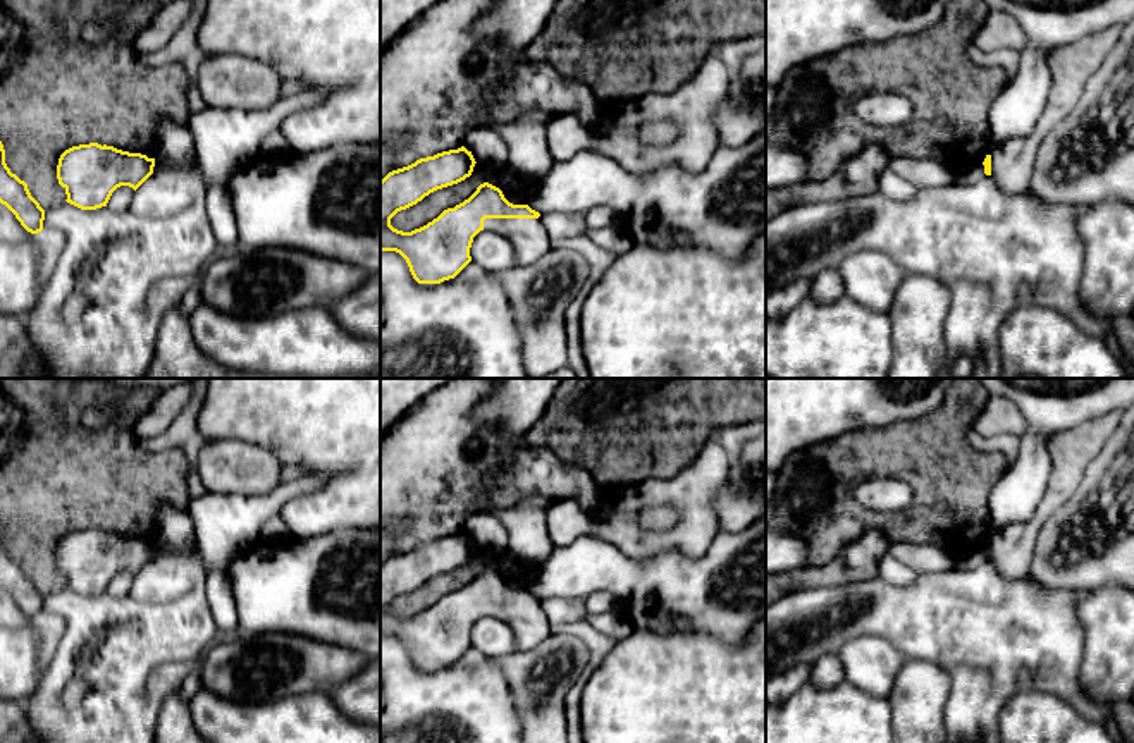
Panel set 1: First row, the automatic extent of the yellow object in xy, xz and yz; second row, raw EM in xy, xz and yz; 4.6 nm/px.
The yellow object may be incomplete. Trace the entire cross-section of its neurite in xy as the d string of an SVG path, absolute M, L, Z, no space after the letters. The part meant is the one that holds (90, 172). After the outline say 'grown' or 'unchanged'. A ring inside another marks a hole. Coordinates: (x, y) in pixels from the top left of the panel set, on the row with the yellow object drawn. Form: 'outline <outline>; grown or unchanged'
outline M89 143L65 150L57 165L59 184L67 203L81 210L107 206L120 186L134 191L153 174L155 158L114 146Z; unchanged

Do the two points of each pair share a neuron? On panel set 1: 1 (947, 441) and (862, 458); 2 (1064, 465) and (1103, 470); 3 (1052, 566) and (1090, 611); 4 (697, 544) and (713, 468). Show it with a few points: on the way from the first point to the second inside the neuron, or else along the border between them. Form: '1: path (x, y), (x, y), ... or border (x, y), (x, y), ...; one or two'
1: path (926, 451), (883, 451); one
2: border (1110, 434), (1066, 503); two
3: border (1115, 580), (1086, 592); two
4: path (697, 525), (697, 487); one

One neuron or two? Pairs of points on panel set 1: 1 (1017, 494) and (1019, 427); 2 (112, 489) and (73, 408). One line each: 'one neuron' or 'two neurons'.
1: two neurons
2: one neuron

